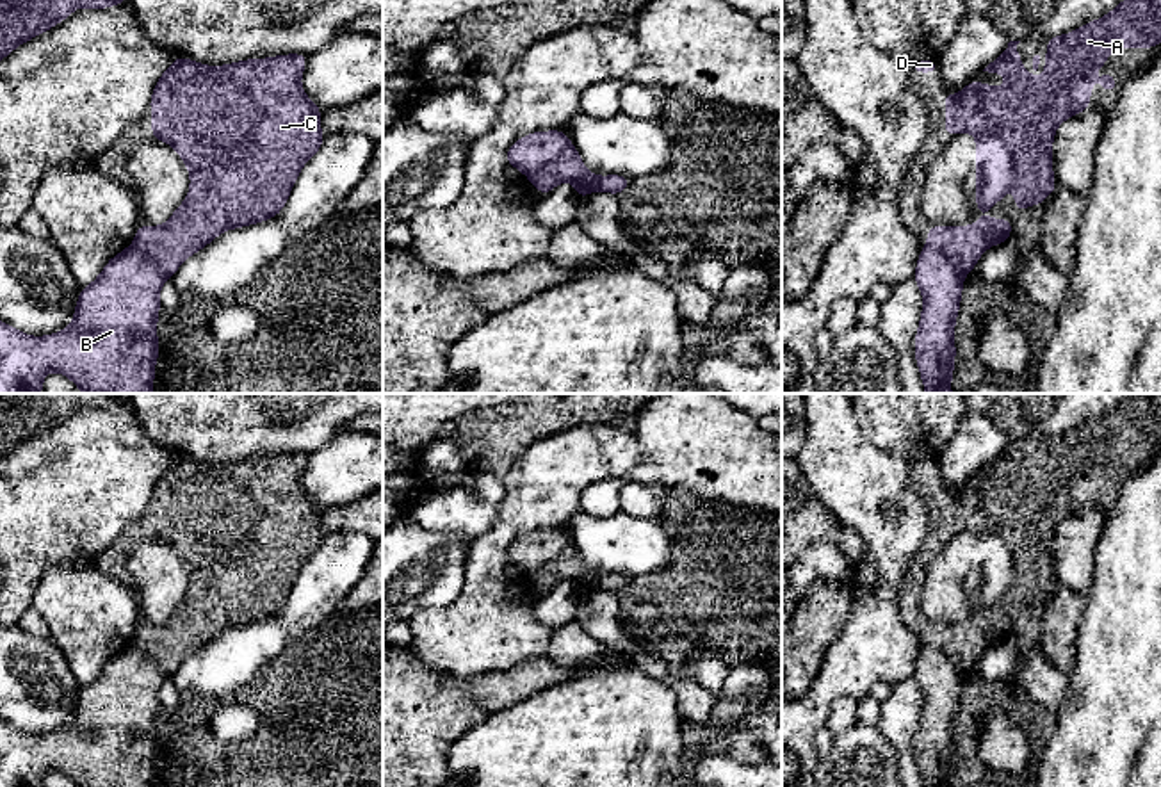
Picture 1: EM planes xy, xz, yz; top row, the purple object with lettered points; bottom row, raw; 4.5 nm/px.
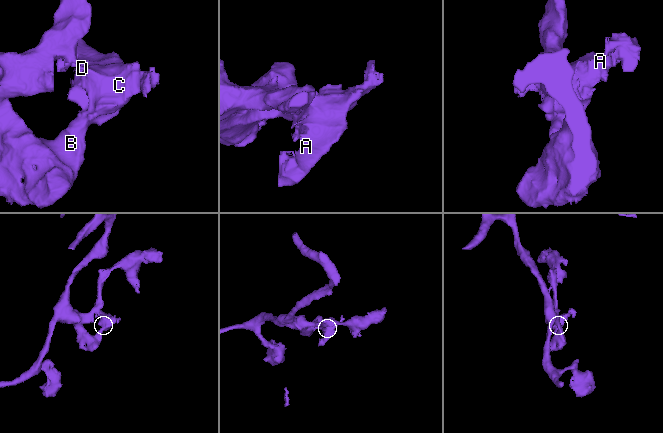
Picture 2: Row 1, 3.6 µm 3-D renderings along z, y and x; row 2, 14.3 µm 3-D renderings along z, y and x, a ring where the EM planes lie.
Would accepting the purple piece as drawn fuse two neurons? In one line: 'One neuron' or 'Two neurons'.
Two neurons

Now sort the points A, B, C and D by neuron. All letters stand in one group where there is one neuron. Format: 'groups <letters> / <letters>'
groups A C D / B

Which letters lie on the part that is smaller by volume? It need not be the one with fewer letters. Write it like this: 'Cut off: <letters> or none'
Cut off: A, C, D

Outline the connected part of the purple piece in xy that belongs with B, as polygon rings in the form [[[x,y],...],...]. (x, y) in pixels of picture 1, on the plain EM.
[[[135,643],[112,655],[100,675],[80,687],[73,721],[59,732],[30,735],[0,719],[0,787],[41,787],[46,771],[61,771],[78,787],[153,787],[160,753],[158,691],[169,675]]]

